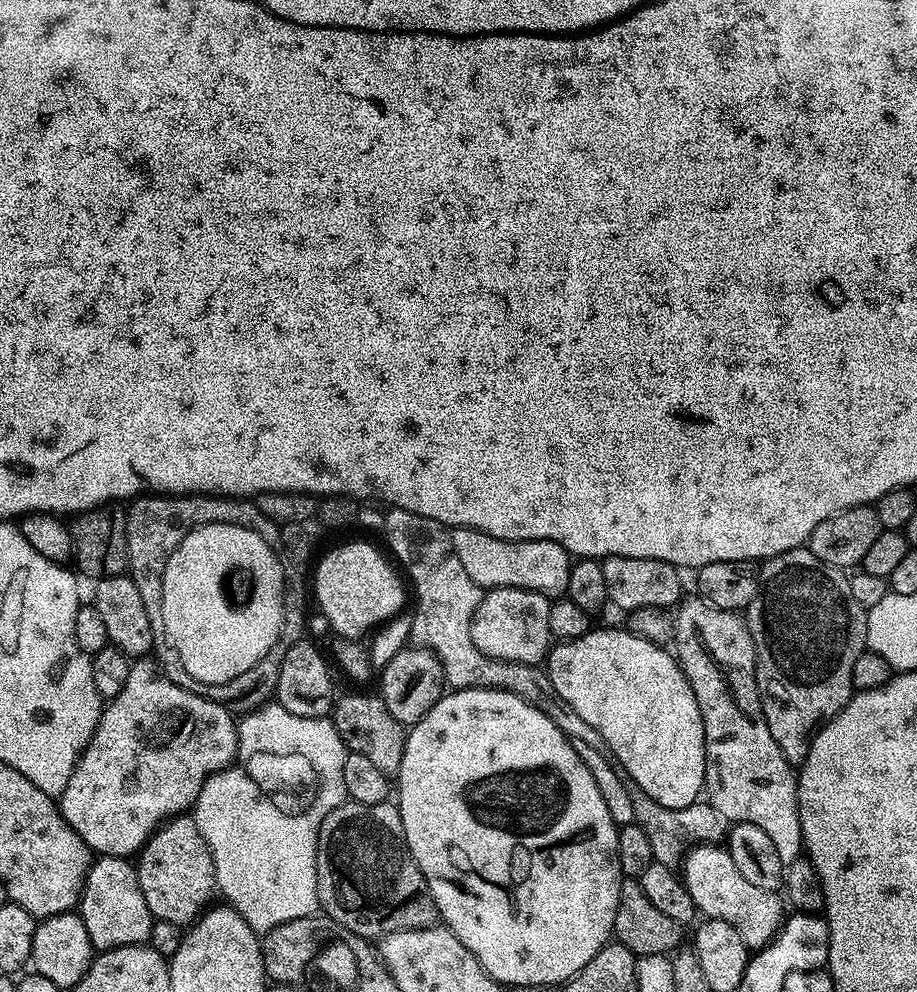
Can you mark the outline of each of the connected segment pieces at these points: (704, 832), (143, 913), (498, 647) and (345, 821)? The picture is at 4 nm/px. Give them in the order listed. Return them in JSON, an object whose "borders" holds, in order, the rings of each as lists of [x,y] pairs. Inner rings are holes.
{"borders":[[[[634,783],[628,784],[630,802],[634,802],[634,823],[646,830],[646,838],[650,838],[652,859],[657,864],[665,864],[676,868],[683,861],[686,853],[709,842],[720,842],[727,837],[730,822],[714,806],[707,802],[697,802],[685,808],[667,808],[654,798],[650,798]]],[[[100,856],[93,859],[92,868],[80,895],[78,914],[90,934],[93,949],[107,950],[131,944],[148,944],[152,929],[153,915],[142,898],[138,886],[136,864],[122,856]]],[[[489,588],[480,597],[480,605],[470,618],[470,638],[482,654],[495,660],[518,662],[519,664],[545,663],[554,643],[550,630],[549,597],[525,588]]],[[[345,802],[330,810],[318,834],[316,873],[318,898],[323,915],[329,916],[354,934],[365,938],[383,938],[398,930],[431,928],[437,923],[436,903],[422,870],[410,854],[406,834],[402,830],[400,810],[395,803],[366,806]]]]}

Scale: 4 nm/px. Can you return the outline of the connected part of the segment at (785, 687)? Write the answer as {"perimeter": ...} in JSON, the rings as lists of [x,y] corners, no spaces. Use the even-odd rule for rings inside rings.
{"perimeter":[[[807,546],[786,550],[782,554],[772,556],[770,559],[763,561],[759,565],[758,575],[760,577],[758,594],[747,606],[746,623],[756,647],[756,685],[760,691],[760,705],[764,711],[764,724],[770,726],[770,735],[774,737],[774,742],[778,742],[778,750],[782,750],[782,754],[787,758],[789,764],[799,766],[803,764],[806,754],[812,745],[812,737],[816,735],[820,725],[825,720],[831,720],[833,716],[837,716],[848,705],[849,700],[854,695],[852,687],[854,661],[858,659],[858,654],[866,651],[868,642],[866,638],[868,614],[866,609],[858,606],[858,601],[855,600],[854,594],[850,594],[850,582],[848,581],[845,569],[835,568],[826,562],[822,562],[822,558],[818,558]]]}

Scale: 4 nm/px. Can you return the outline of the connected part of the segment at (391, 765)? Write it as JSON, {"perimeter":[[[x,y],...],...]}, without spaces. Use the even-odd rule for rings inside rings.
{"perimeter":[[[379,695],[344,696],[341,700],[339,697],[330,713],[330,719],[338,730],[338,734],[344,739],[344,747],[348,752],[366,754],[366,758],[370,758],[370,762],[374,762],[374,766],[378,766],[378,770],[382,770],[390,778],[399,773],[402,766],[406,728],[405,725],[398,722],[398,718],[394,718],[394,714],[390,714],[390,710],[386,710],[386,702],[380,699]]]}

